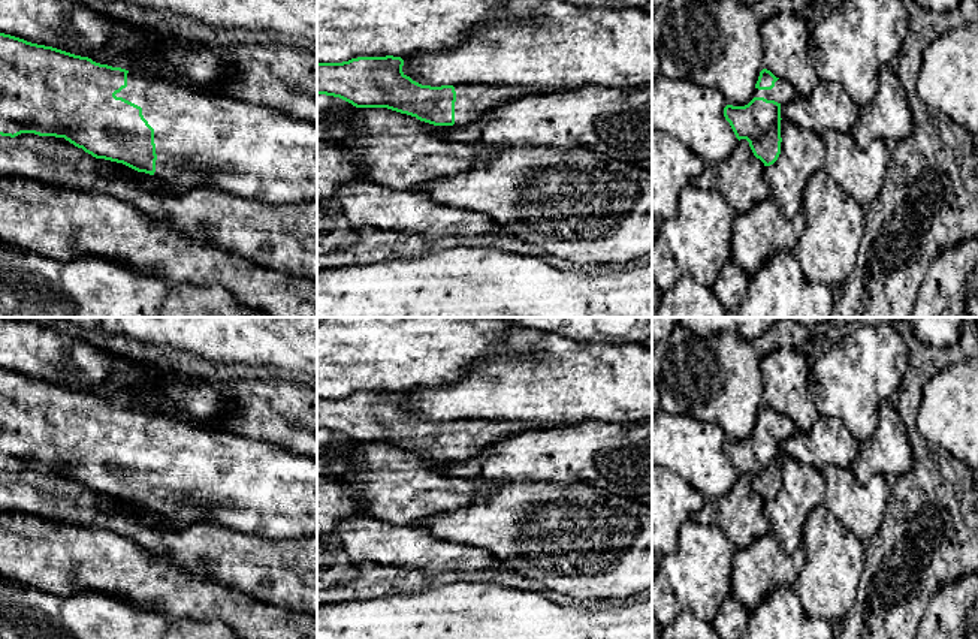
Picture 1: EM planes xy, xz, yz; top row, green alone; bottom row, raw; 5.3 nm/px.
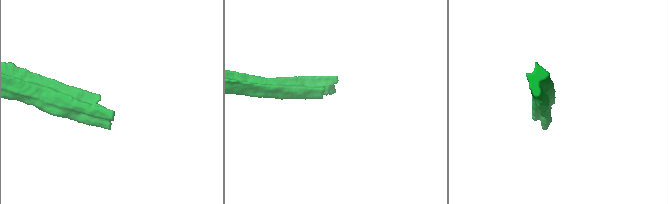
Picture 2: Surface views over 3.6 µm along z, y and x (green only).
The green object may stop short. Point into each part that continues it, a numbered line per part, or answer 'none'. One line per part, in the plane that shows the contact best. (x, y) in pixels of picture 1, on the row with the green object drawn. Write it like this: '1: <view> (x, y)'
1: xy (253, 151)

